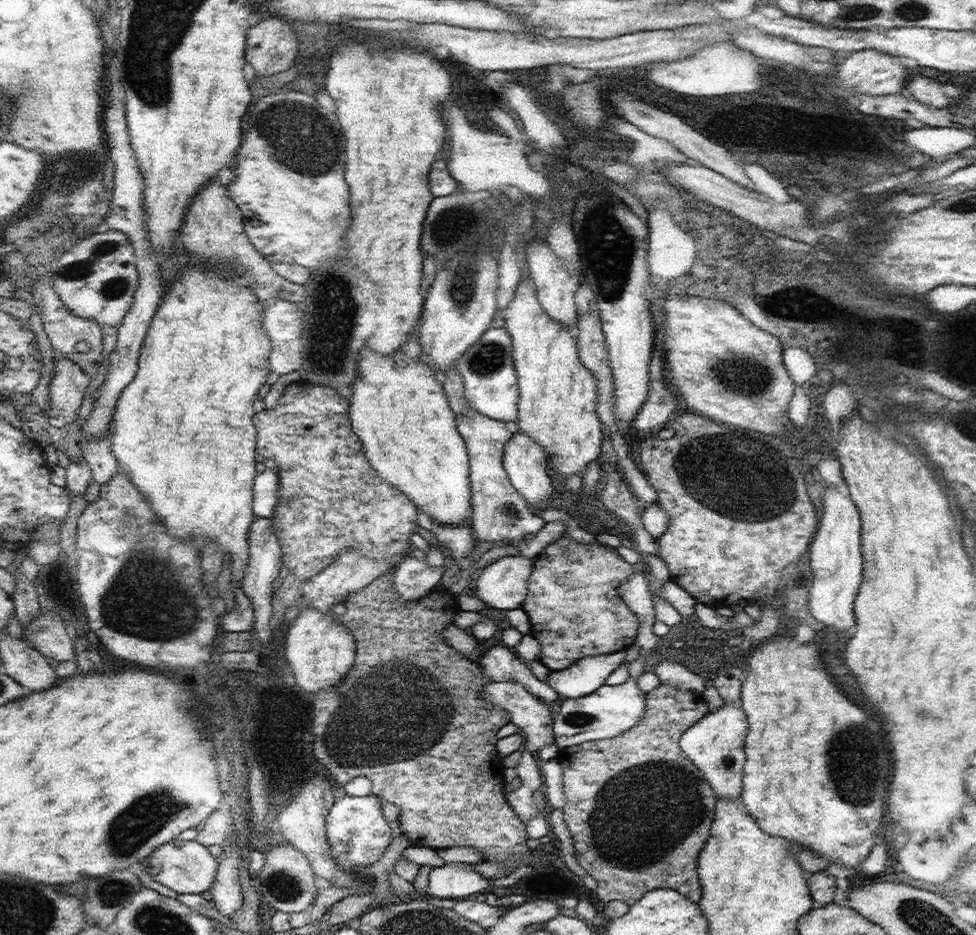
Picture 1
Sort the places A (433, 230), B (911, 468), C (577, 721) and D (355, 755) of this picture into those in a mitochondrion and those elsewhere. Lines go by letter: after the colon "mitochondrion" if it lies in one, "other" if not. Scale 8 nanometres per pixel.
A: mitochondrion
B: other
C: mitochondrion
D: mitochondrion

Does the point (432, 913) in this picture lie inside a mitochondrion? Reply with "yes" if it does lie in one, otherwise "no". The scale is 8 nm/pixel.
yes

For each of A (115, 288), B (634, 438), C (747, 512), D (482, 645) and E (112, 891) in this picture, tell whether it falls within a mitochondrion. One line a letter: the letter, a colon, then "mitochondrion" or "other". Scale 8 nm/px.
A: mitochondrion
B: other
C: mitochondrion
D: other
E: mitochondrion

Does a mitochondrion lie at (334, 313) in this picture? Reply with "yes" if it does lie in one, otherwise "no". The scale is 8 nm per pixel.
yes

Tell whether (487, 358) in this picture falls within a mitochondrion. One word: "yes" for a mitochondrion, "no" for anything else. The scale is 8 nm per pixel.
yes

